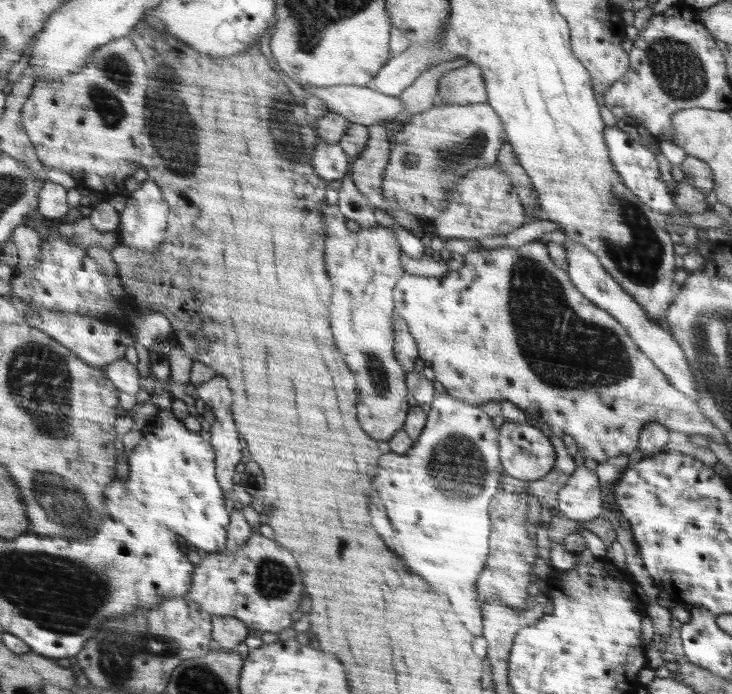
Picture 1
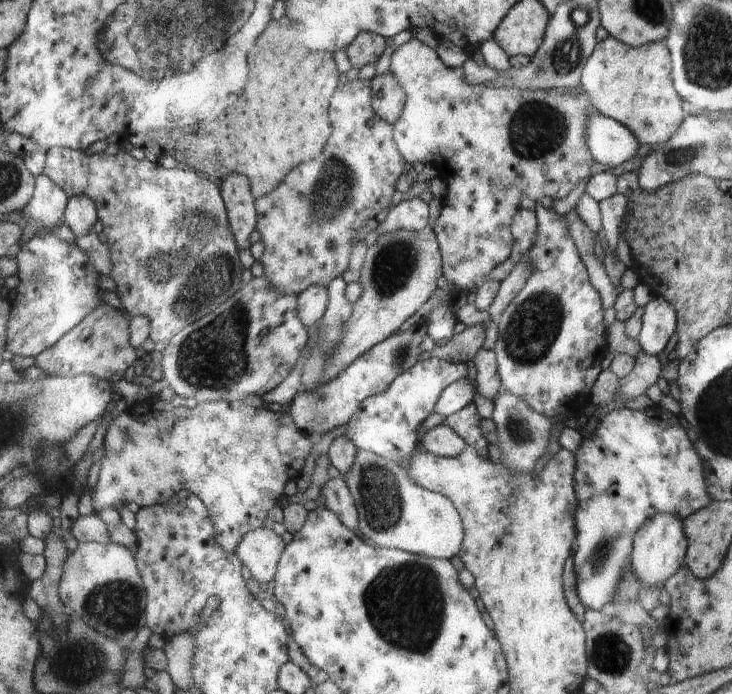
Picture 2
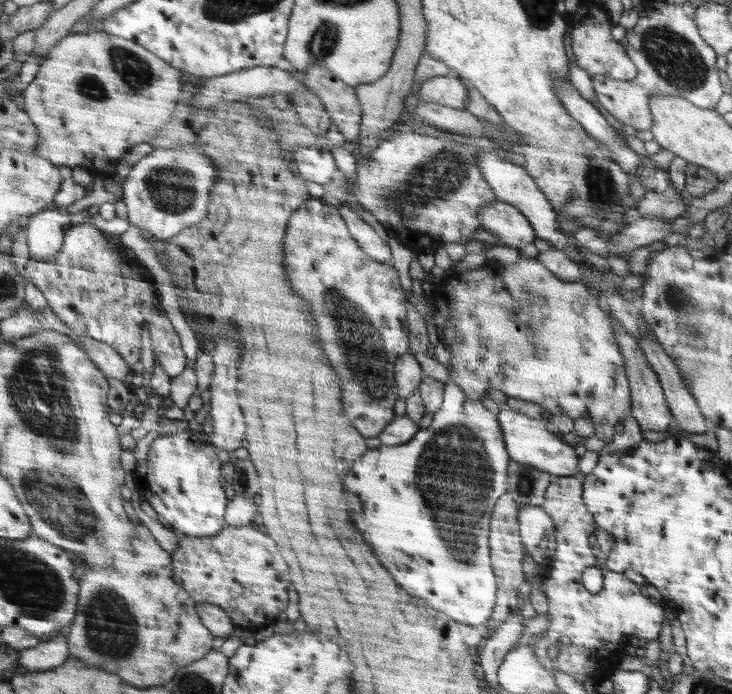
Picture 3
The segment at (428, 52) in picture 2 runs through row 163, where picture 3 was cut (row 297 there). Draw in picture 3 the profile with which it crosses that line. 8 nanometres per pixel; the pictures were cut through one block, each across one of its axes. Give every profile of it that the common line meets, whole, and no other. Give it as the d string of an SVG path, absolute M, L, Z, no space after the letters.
M520 255L518 263L496 264L496 268L483 265L456 274L422 298L414 297L410 290L408 302L436 328L439 342L452 355L449 378L463 389L469 400L481 401L494 388L508 398L540 404L552 414L553 420L561 416L572 420L584 418L602 440L613 438L616 424L624 422L632 411L627 360L620 351L611 317L599 308L587 285L582 281L560 280L537 257Z

